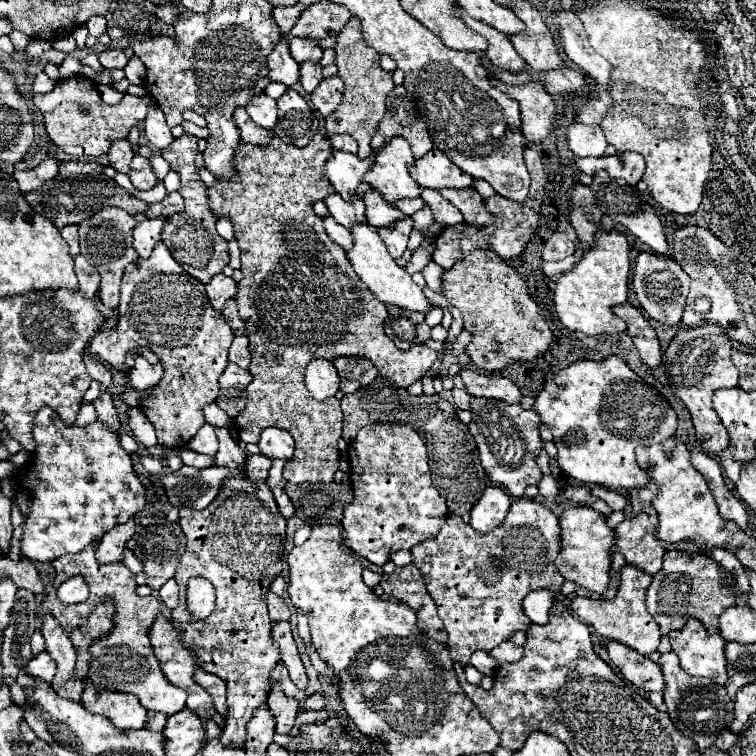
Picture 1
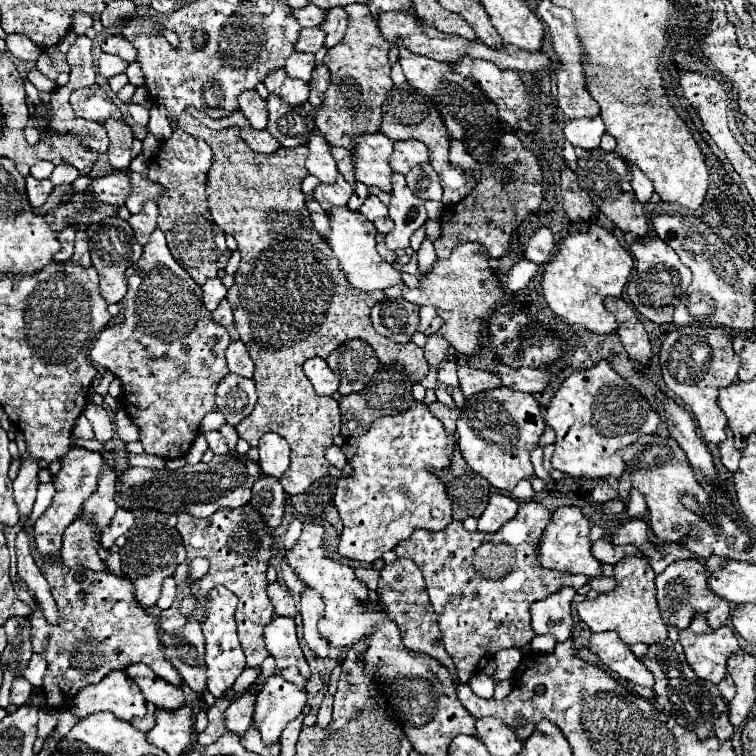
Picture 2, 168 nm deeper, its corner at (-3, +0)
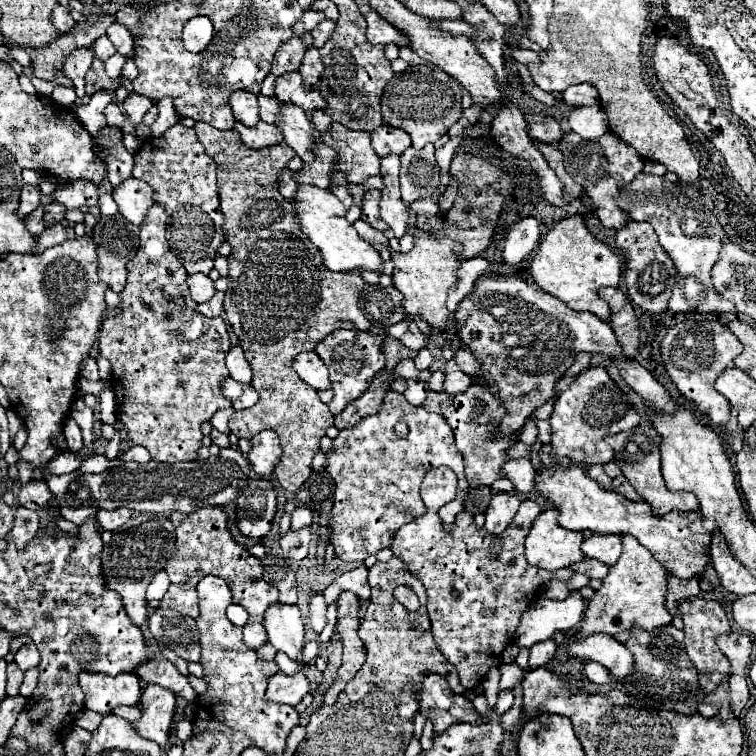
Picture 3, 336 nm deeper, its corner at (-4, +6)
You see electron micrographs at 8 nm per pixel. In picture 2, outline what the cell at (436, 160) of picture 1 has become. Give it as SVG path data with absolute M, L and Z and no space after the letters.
M417 140L395 142L395 152L391 154L393 172L407 174L415 164L425 164L425 162L429 162L429 152L425 144L419 144Z

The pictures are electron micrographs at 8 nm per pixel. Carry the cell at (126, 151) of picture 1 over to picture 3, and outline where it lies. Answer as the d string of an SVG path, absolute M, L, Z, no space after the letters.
M108 104L108 106L106 106L106 120L108 120L110 126L120 128L120 126L124 124L126 116L124 116L124 112L118 108L118 104Z

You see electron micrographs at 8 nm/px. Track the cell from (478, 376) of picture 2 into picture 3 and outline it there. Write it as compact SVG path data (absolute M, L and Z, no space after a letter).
M454 358L446 362L446 370L444 372L446 372L446 392L448 394L460 394L460 392L468 390L468 386L472 386L472 382L474 382L472 376L464 374L458 368L458 364L456 364Z

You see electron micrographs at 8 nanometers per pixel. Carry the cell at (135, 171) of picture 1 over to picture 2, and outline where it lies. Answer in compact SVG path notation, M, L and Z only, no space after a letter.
M115 172L103 178L95 178L89 186L87 192L91 194L91 202L101 202L101 204L111 204L111 206L123 206L127 194L131 192L129 178L125 172Z

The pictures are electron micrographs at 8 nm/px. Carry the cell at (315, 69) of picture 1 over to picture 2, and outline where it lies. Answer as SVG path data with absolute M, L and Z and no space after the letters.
M291 52L285 62L285 72L291 78L299 78L303 82L311 82L311 74L315 68L315 56L309 52Z

